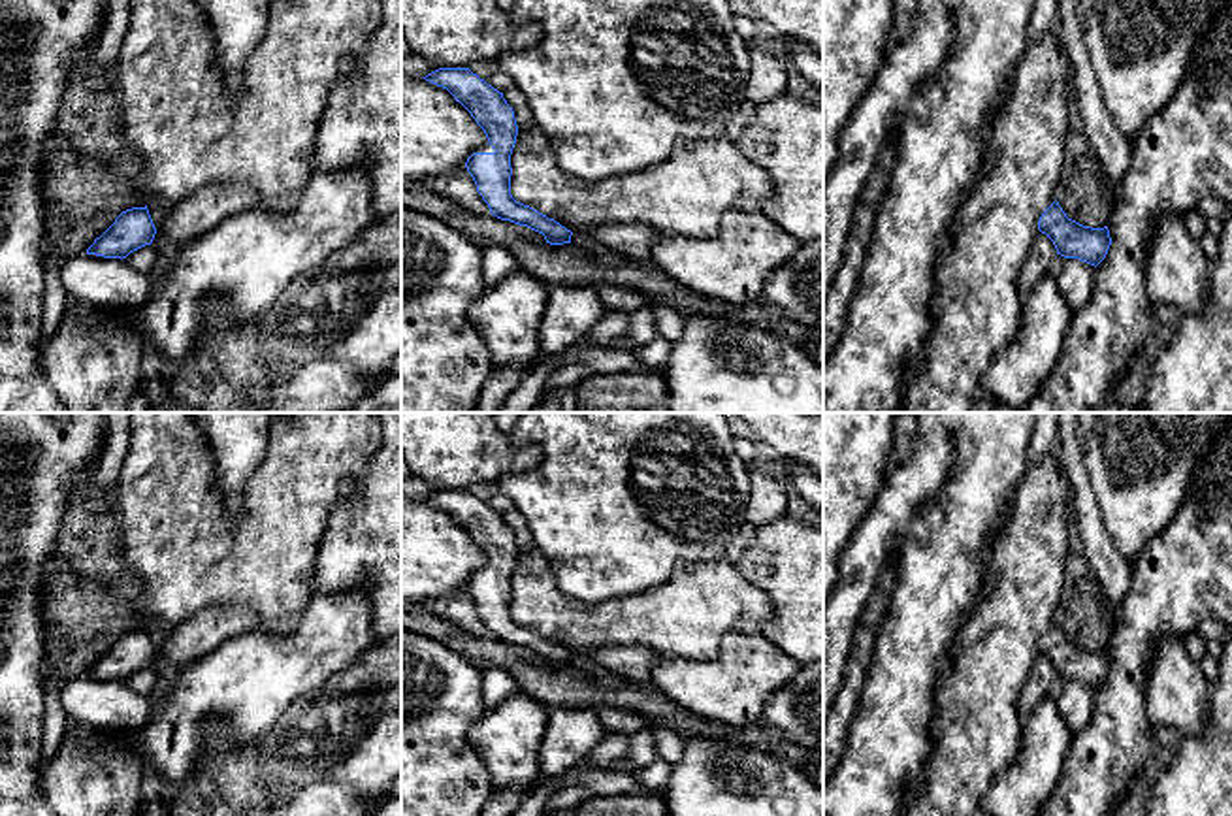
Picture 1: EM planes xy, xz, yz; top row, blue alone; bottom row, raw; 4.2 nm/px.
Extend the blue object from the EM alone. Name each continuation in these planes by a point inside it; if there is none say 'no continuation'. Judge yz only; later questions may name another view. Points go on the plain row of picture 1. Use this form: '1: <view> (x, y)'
no continuation

